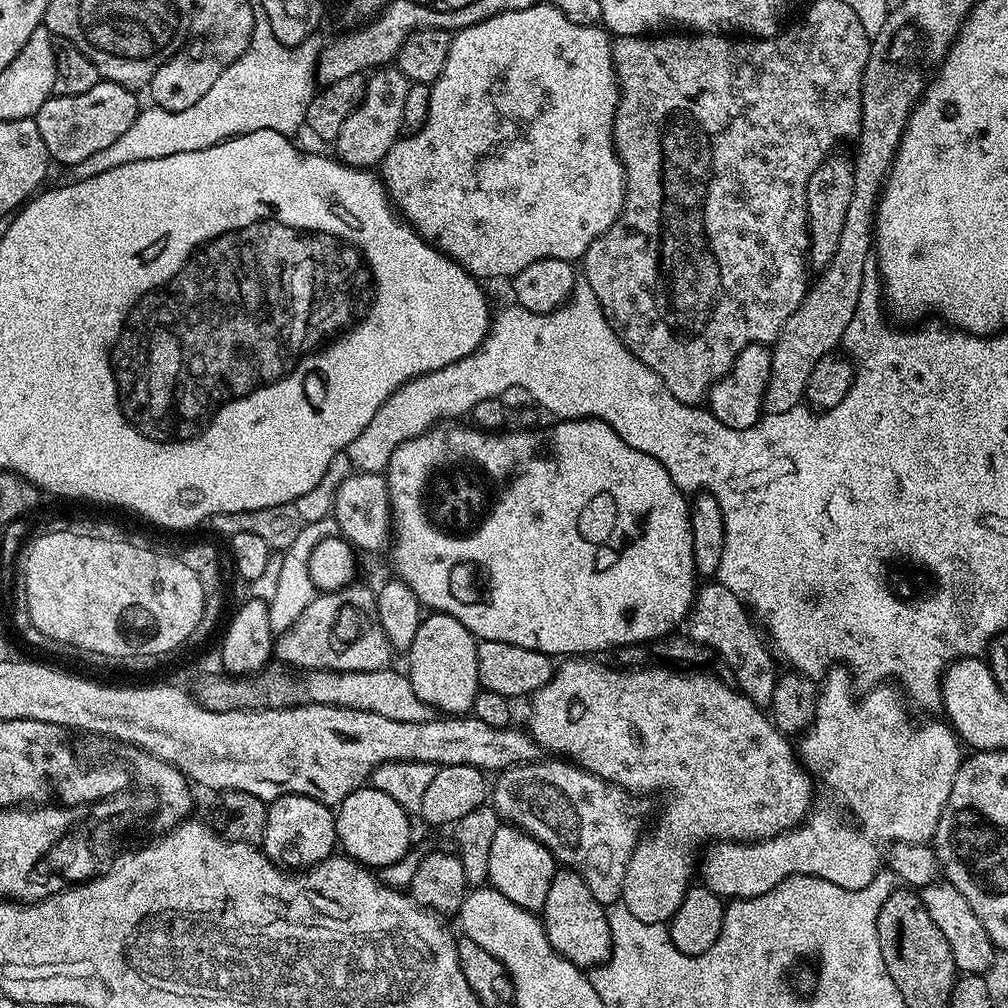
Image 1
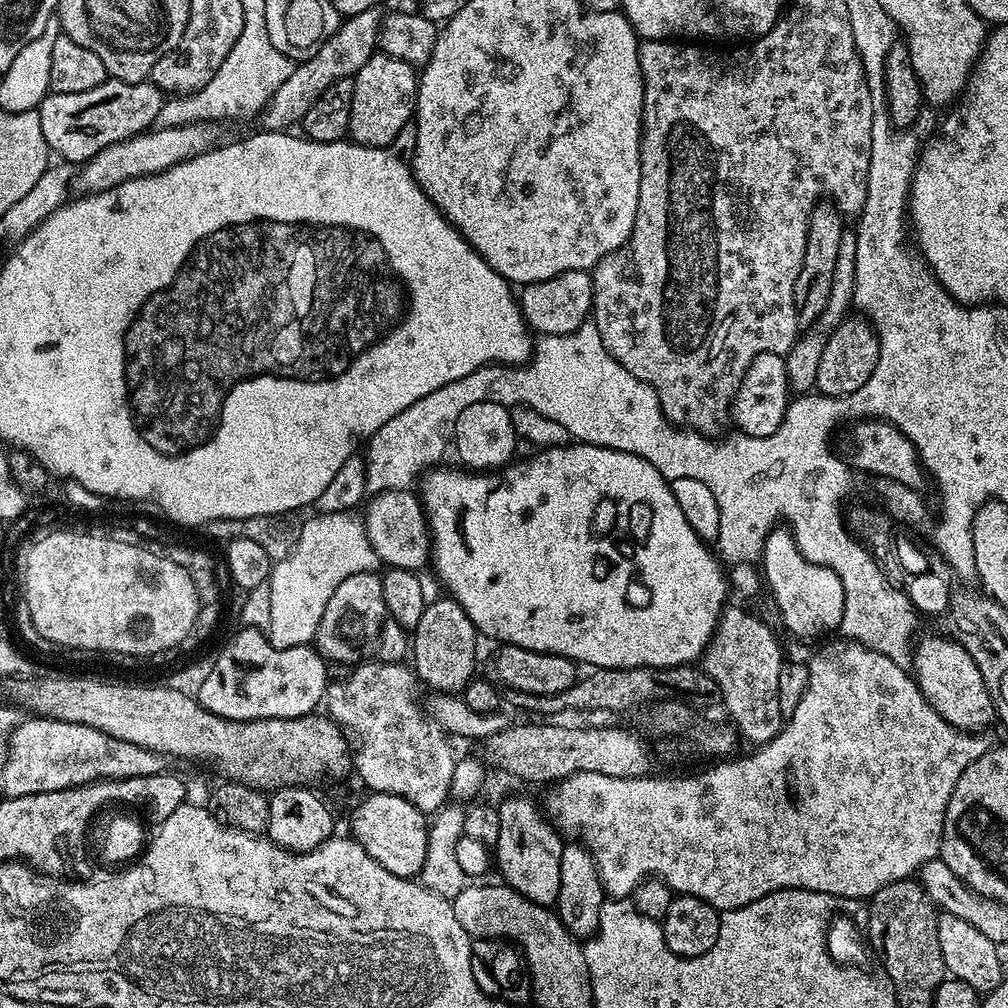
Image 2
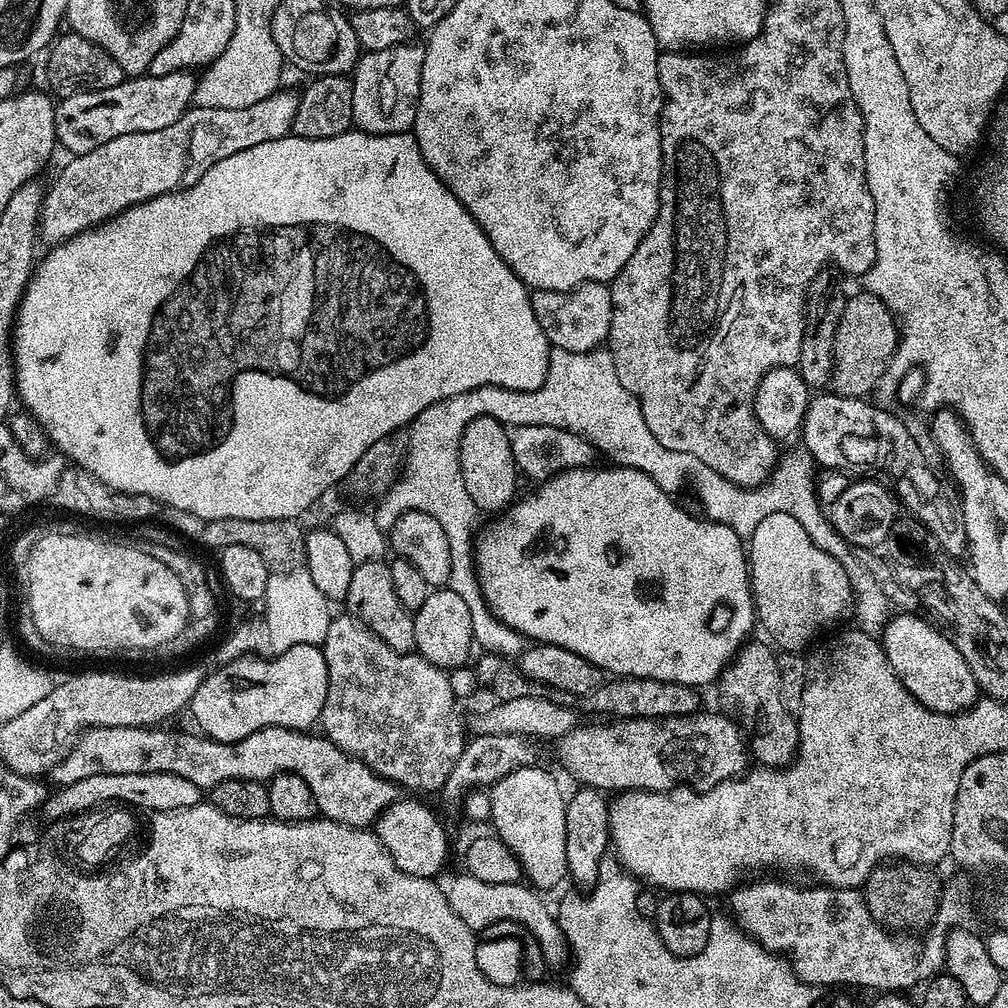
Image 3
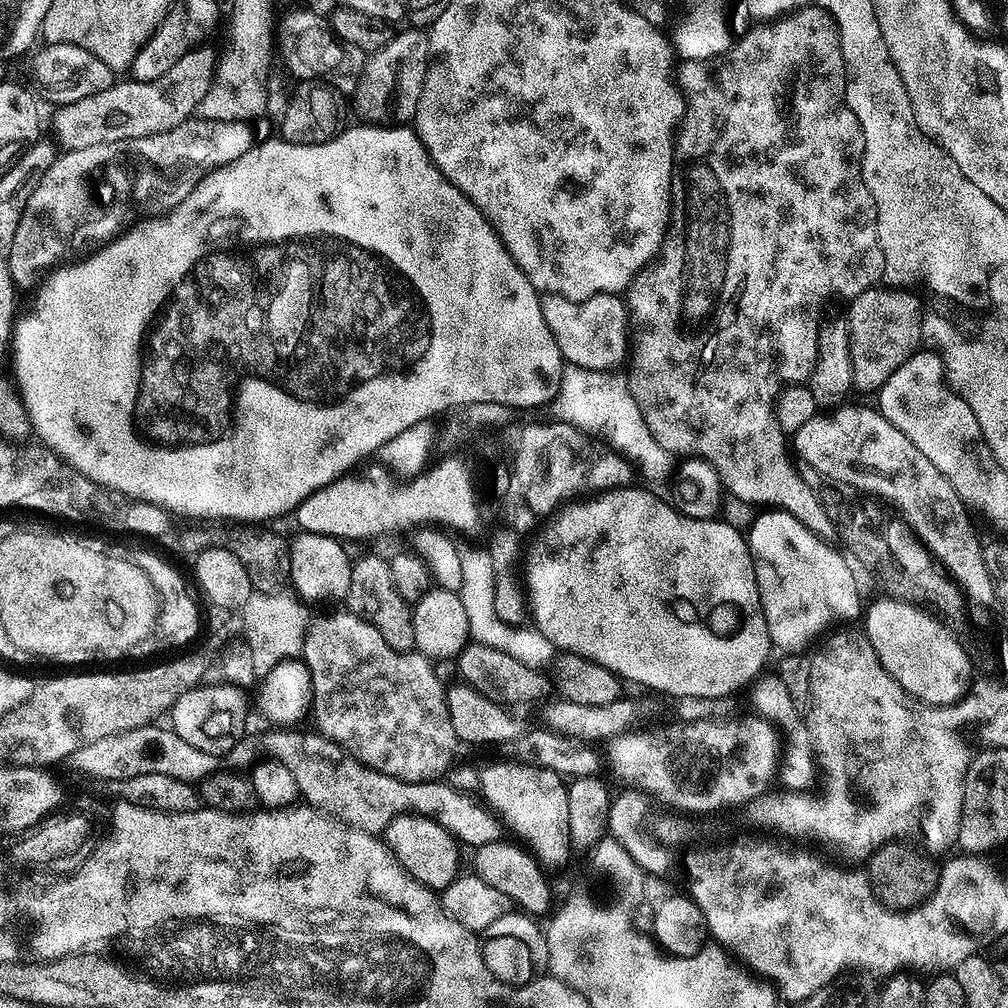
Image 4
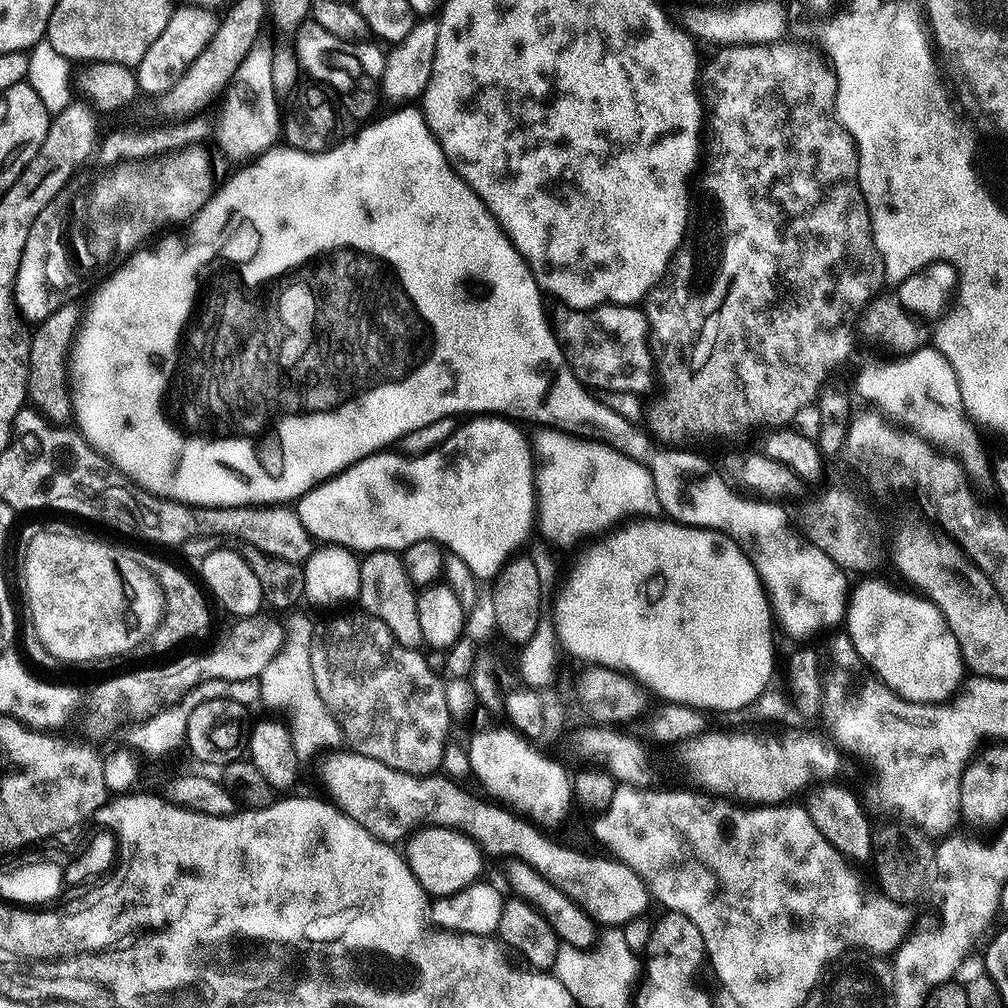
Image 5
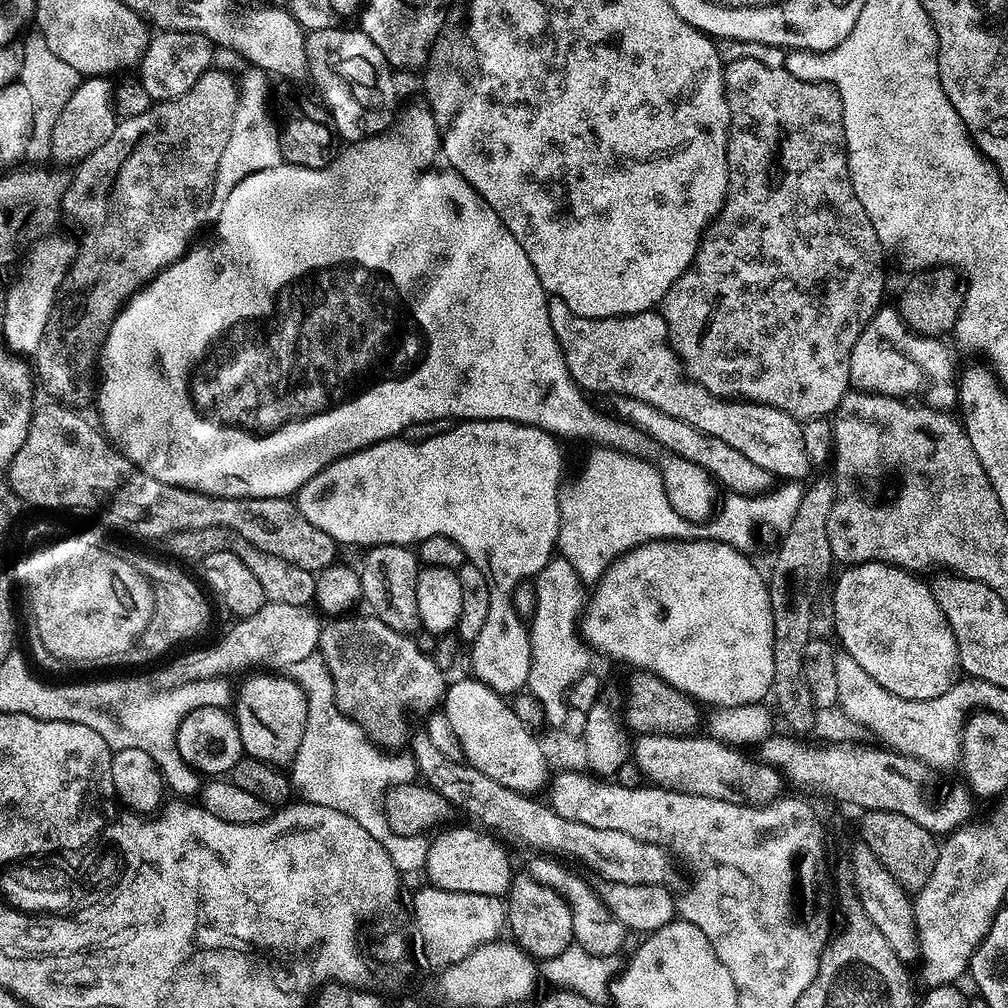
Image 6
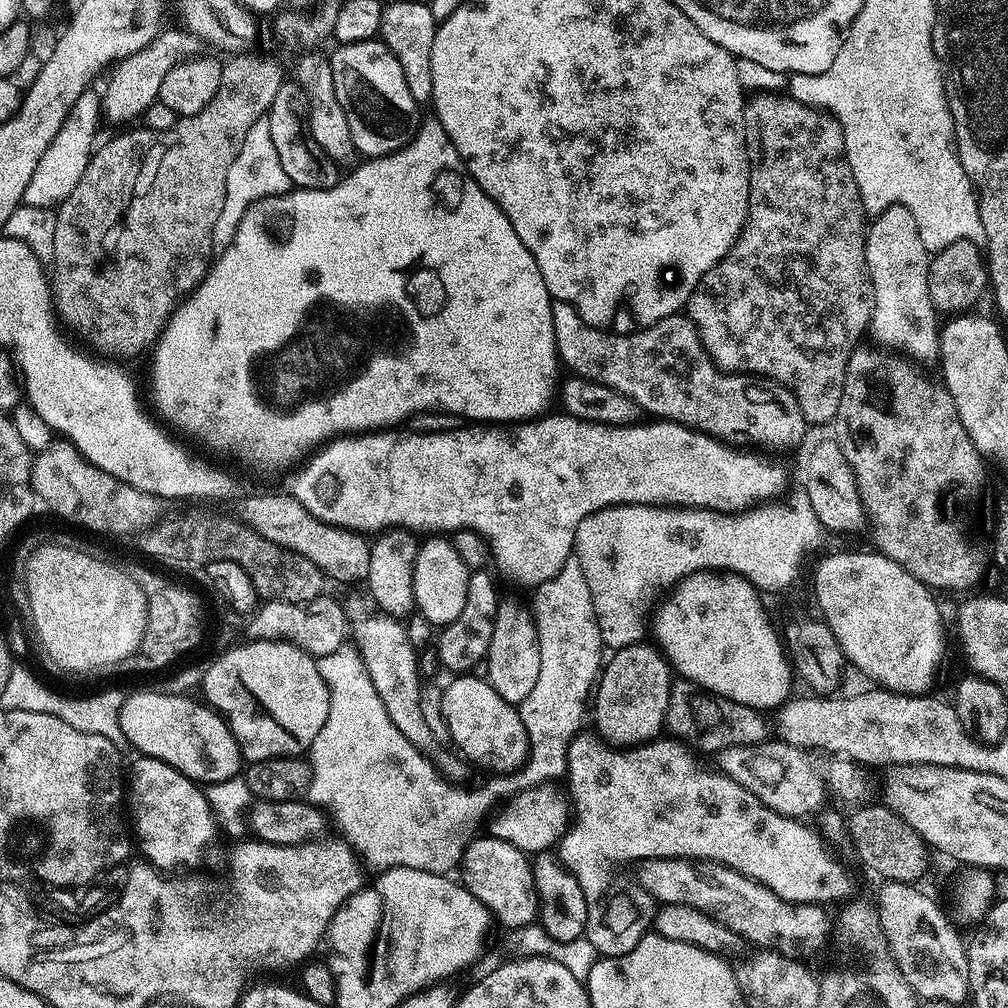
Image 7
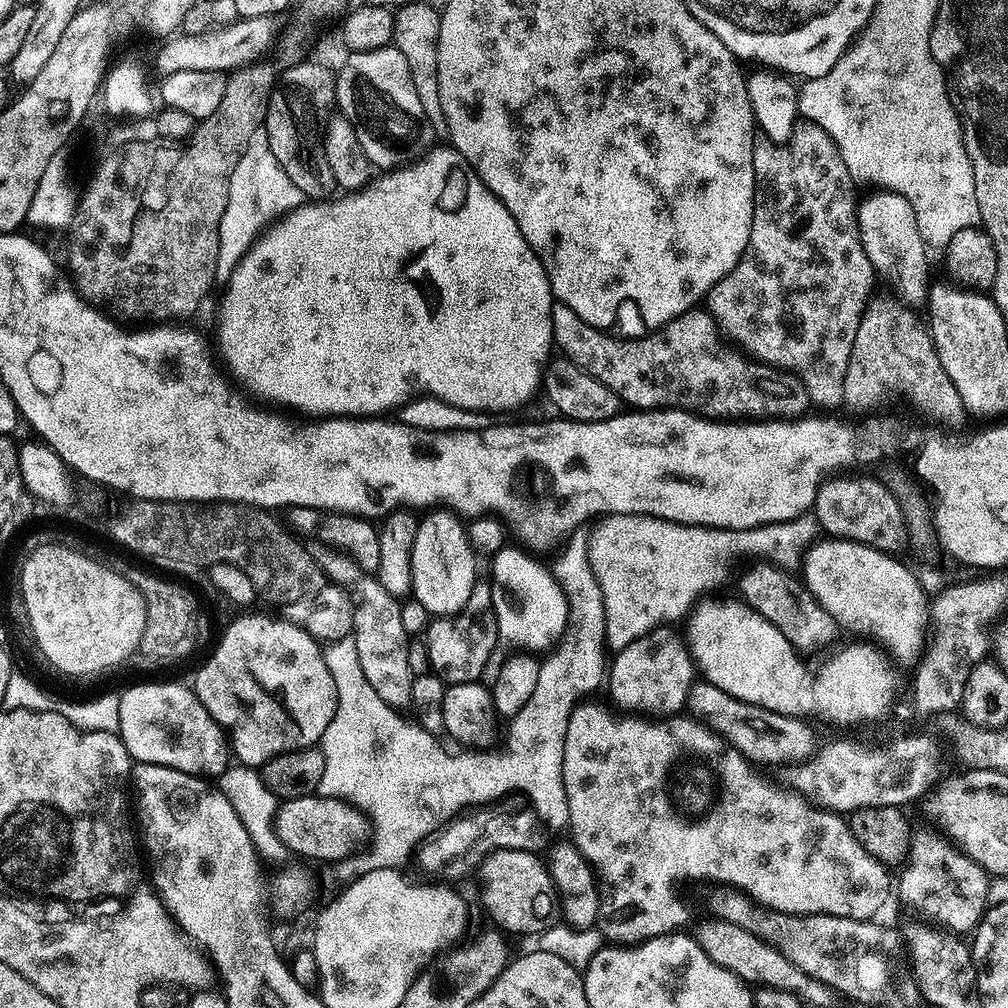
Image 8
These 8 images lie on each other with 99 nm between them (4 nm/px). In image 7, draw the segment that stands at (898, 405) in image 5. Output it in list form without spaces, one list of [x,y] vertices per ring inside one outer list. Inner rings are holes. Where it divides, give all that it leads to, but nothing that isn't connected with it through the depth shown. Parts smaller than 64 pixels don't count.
[[[895,204],[882,210],[867,225],[864,237],[868,273],[872,279],[872,322],[870,336],[877,340],[879,347],[891,350],[917,365],[928,364],[940,359],[940,328],[936,319],[938,313],[930,302],[928,294],[928,261],[930,254],[922,242],[922,234],[918,234],[918,222],[914,222],[914,214],[906,210],[906,206]]]

